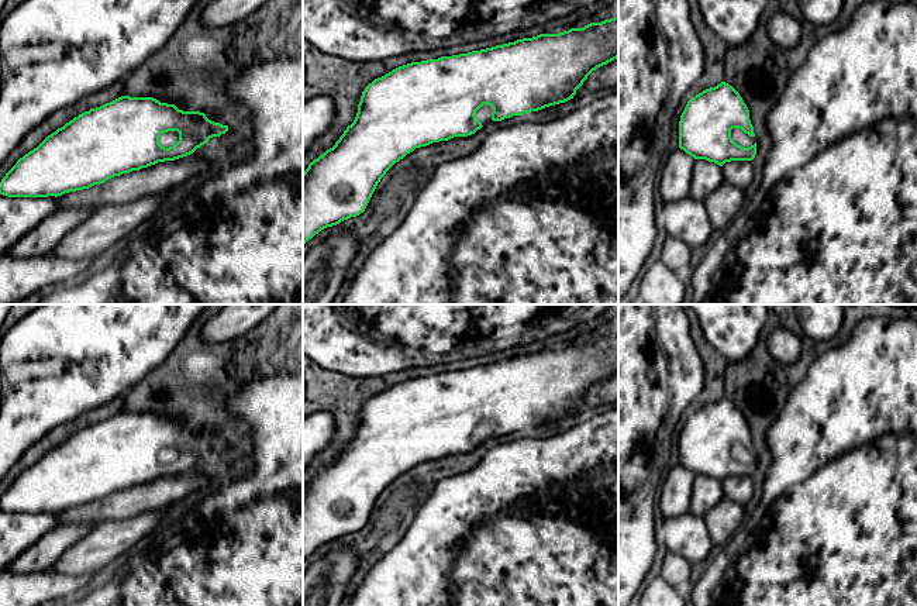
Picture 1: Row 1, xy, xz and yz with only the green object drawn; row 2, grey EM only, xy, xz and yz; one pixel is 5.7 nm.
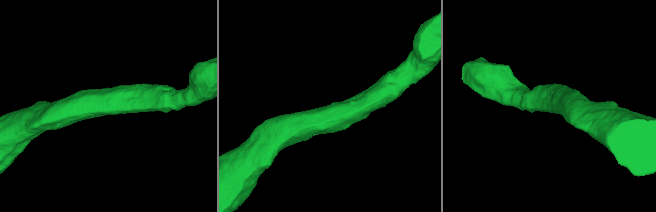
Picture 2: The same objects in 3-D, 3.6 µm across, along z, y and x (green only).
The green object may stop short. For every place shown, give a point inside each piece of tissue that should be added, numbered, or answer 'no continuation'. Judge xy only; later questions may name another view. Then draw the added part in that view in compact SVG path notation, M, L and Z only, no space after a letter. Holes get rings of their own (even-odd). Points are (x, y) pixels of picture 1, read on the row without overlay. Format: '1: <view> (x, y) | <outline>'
1: xy (169, 454) | M168 447L161 450L159 459L165 464L169 464L175 461L179 457L179 448L177 447Z

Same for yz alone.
1: yz (737, 450) | M741 444L731 445L731 454L735 459L748 464L755 459L755 452L749 452Z

